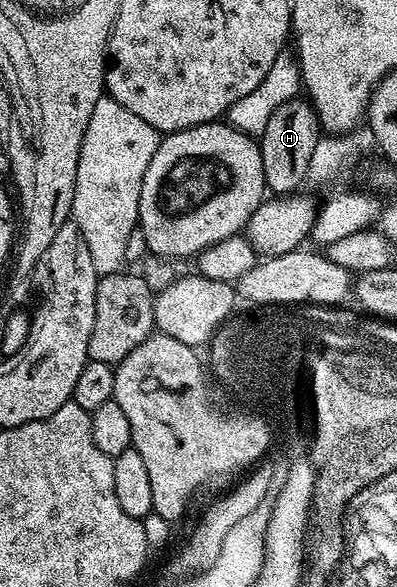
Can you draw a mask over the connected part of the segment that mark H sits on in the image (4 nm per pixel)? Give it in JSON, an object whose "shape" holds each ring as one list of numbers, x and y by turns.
{"shape":[[306,97,289,99,277,108,277,112,273,112,273,116,269,116,269,124,265,124,265,132,258,135,257,141,263,161,263,185,272,195,294,194,302,187,299,185,303,181,308,181,309,160,320,137,319,117]]}

